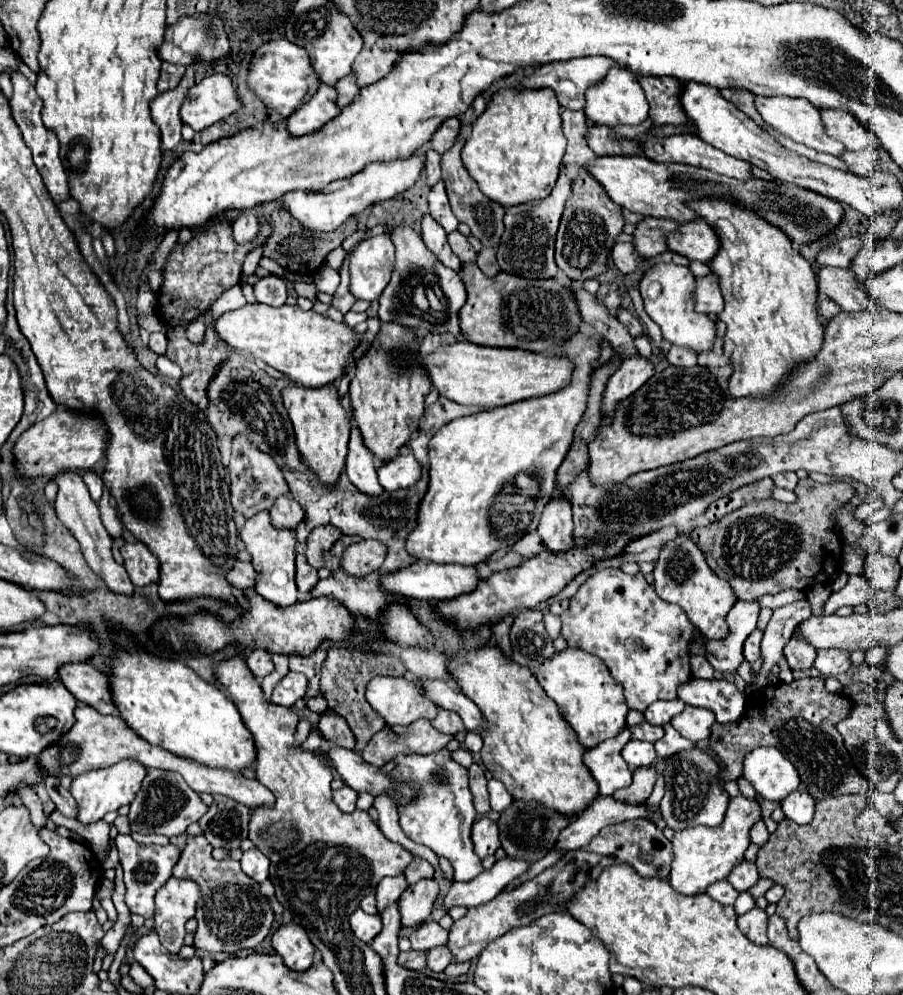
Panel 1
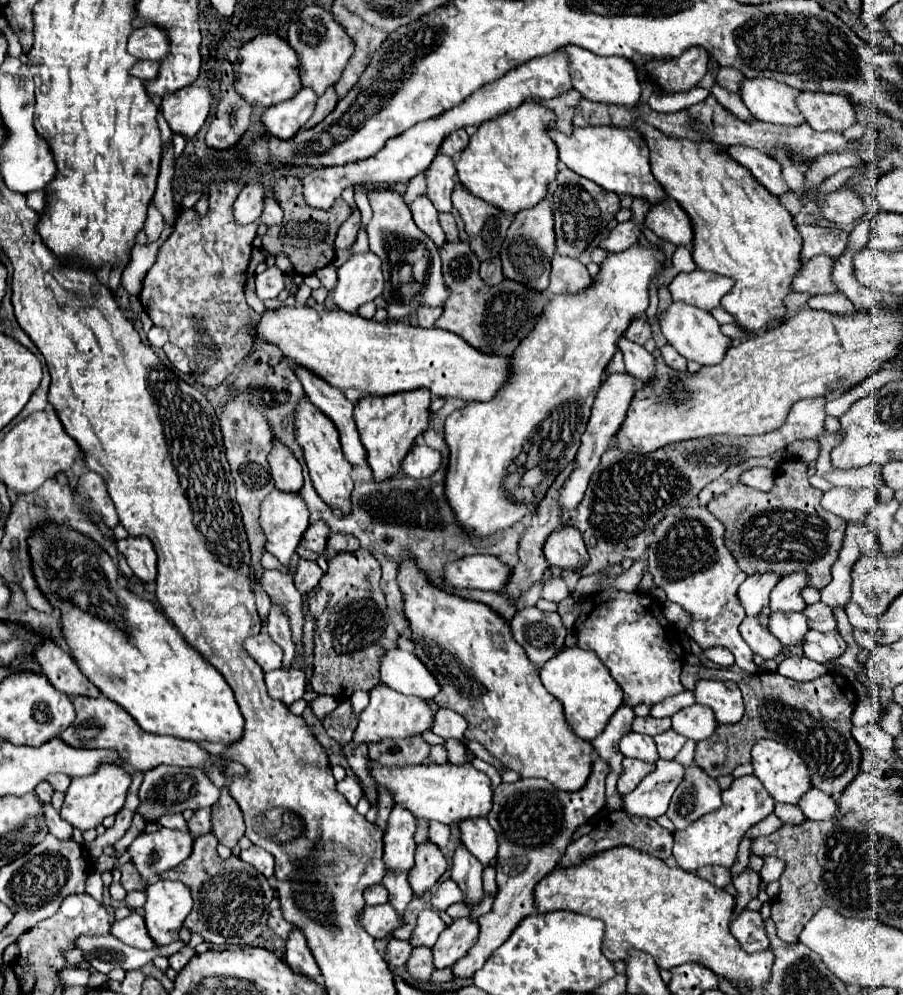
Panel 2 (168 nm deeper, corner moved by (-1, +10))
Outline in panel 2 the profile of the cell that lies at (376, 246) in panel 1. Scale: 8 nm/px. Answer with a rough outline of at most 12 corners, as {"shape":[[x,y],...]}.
{"shape":[[373,252],[355,254],[341,268],[333,302],[347,314],[383,292]]}

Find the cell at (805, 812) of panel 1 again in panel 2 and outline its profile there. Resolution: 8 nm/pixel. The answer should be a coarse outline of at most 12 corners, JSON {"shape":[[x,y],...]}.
{"shape":[[815,788],[803,796],[799,808],[809,820],[831,820],[837,802]]}

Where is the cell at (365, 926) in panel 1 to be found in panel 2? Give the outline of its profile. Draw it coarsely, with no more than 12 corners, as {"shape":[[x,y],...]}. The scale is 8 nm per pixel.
{"shape":[[391,904],[365,906],[361,924],[385,940],[403,922]]}

